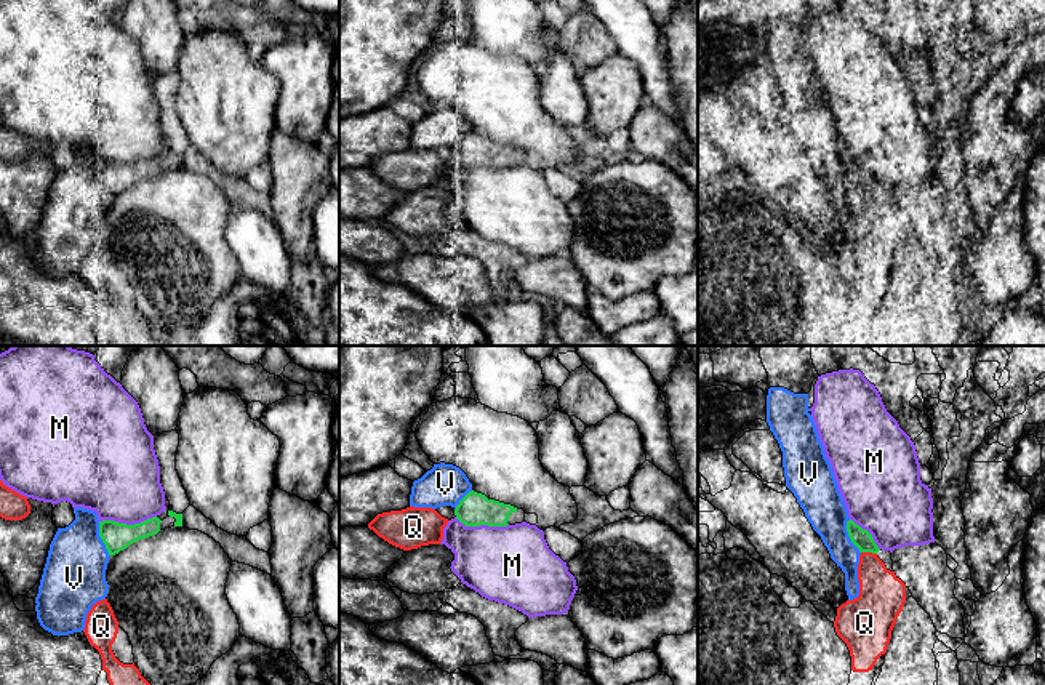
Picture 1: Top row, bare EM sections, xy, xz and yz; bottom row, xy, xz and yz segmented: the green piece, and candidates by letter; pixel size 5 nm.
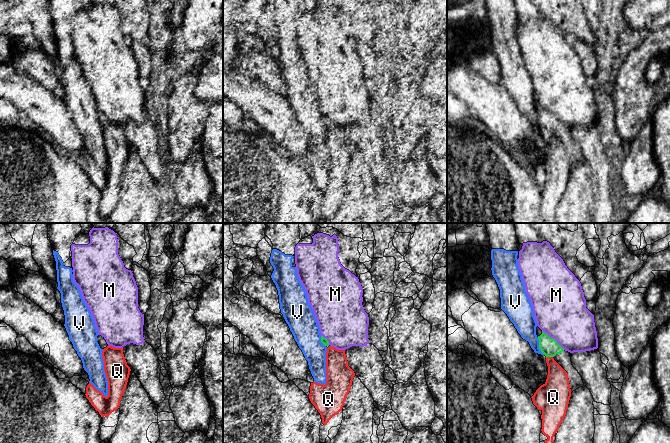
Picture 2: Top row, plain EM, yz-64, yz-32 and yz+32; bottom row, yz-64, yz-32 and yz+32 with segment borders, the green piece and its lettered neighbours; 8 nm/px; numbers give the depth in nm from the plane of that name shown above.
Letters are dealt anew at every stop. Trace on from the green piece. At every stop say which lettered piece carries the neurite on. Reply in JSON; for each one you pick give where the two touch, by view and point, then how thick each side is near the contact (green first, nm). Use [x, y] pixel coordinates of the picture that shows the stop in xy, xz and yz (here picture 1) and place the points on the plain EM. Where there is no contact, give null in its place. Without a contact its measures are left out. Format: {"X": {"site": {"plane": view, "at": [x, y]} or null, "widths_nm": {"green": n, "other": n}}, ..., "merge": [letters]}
{"merge": []}

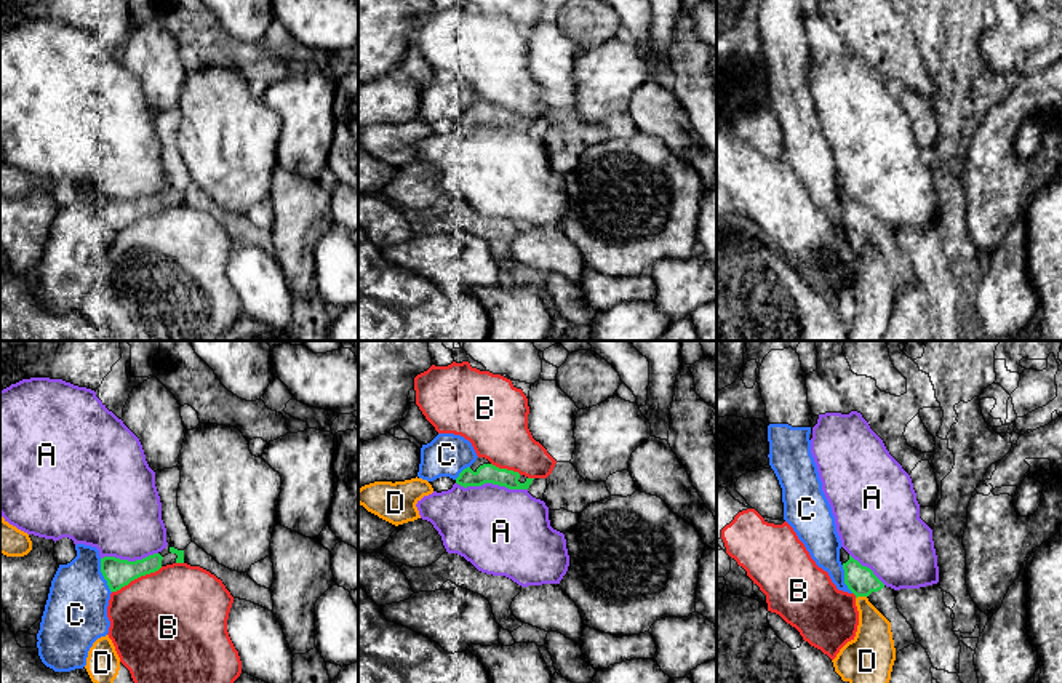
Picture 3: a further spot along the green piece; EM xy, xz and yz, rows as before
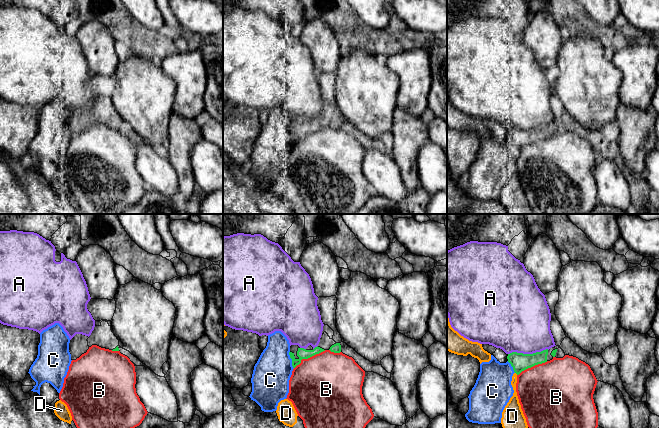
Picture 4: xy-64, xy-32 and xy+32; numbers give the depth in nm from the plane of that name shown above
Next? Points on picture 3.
{"merge": []}

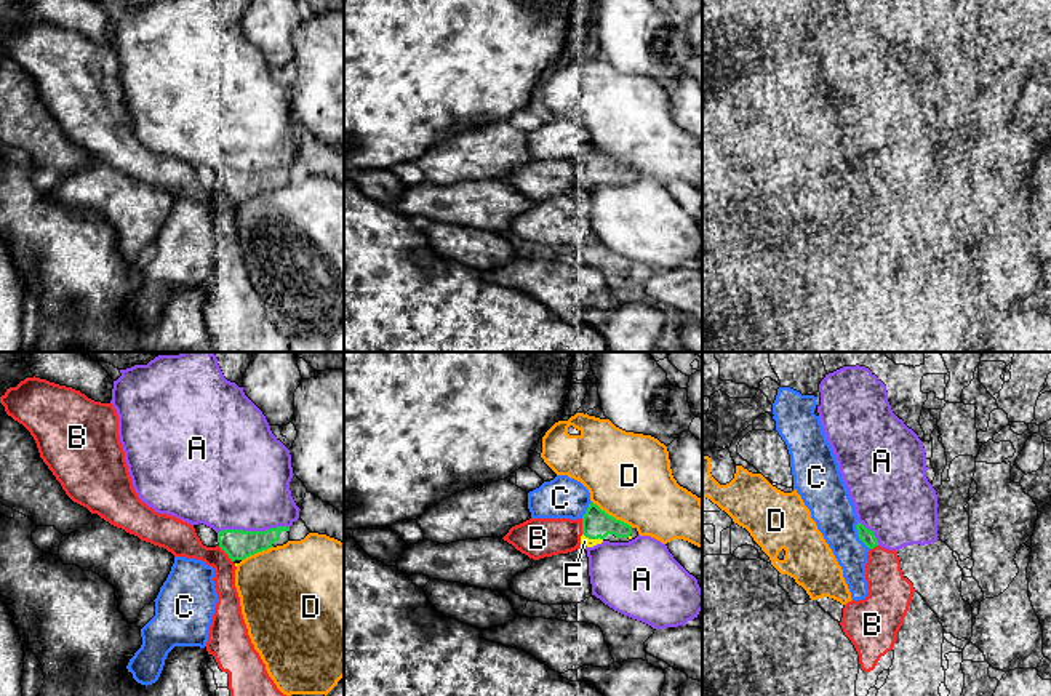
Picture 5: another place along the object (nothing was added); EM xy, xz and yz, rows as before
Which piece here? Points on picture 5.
{"E": {"site": {"plane": "xz", "at": [592, 180]}, "widths_nm": {"green": 140, "other": 50}}, "merge": ["E"]}

